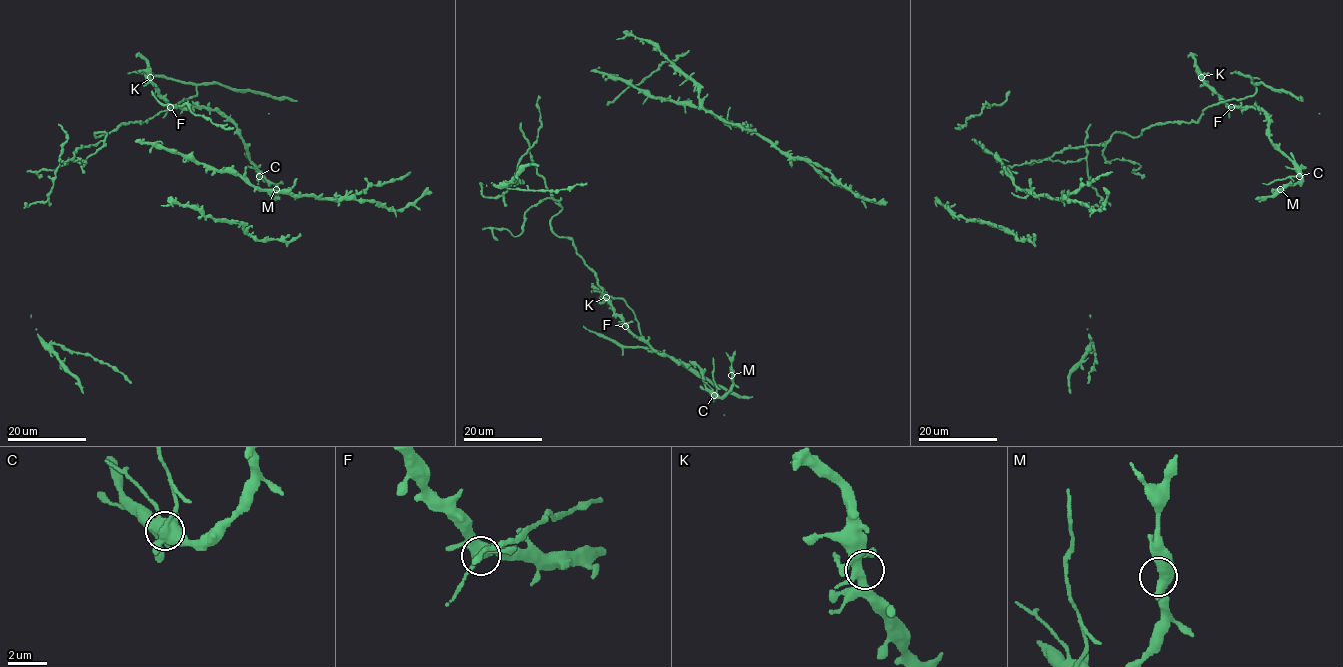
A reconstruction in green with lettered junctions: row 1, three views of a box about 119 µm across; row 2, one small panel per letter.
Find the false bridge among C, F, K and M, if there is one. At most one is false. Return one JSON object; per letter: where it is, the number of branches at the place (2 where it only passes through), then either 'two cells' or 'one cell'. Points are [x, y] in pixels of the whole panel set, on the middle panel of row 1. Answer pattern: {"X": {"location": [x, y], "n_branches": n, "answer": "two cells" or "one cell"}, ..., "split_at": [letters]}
{"C": {"location": [714, 395], "n_branches": 4, "answer": "two cells"}, "F": {"location": [625, 326], "n_branches": 4, "answer": "one cell"}, "K": {"location": [606, 297], "n_branches": 4, "answer": "one cell"}, "M": {"location": [731, 375], "n_branches": 3, "answer": "one cell"}, "split_at": ["C"]}

